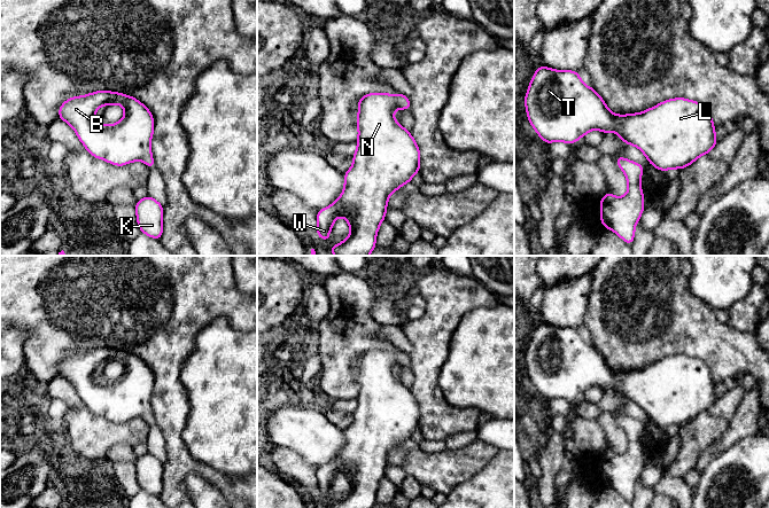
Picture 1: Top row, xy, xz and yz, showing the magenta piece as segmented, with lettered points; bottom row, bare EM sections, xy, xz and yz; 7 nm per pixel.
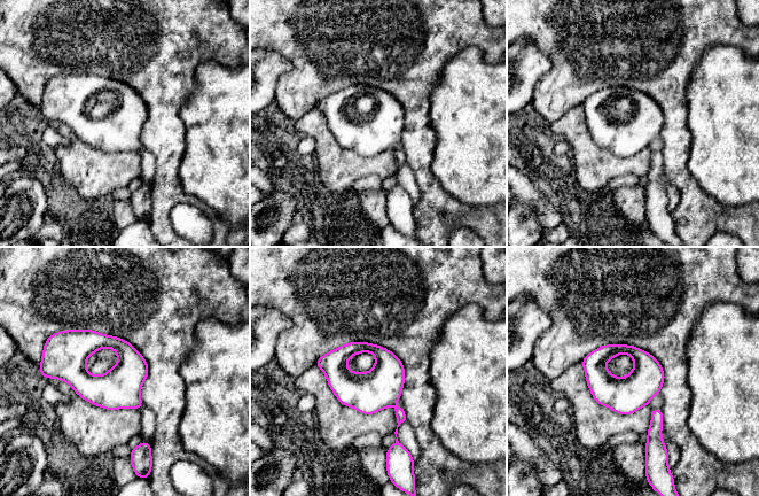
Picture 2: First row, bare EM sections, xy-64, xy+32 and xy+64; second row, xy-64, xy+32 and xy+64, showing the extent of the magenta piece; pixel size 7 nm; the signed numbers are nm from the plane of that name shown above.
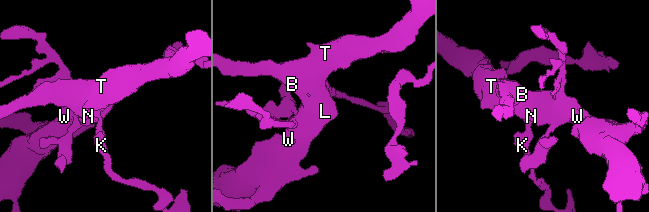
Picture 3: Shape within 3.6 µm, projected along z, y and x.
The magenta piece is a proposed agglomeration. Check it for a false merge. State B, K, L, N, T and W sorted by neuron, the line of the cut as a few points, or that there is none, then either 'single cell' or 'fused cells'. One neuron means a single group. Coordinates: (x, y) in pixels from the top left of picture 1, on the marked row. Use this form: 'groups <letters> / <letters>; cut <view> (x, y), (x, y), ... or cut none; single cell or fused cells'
groups B K L N T W; cut none; single cell

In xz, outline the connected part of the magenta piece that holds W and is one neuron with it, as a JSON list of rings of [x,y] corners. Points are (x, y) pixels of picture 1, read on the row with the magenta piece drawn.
[[[367,93],[358,101],[357,107],[357,150],[352,156],[352,166],[343,174],[343,192],[329,206],[317,212],[316,234],[325,242],[329,240],[339,216],[350,226],[350,235],[340,244],[329,247],[334,256],[368,256],[376,247],[375,239],[380,224],[386,219],[389,196],[420,172],[418,144],[411,133],[394,118],[396,109],[411,111],[409,97],[401,93]]]

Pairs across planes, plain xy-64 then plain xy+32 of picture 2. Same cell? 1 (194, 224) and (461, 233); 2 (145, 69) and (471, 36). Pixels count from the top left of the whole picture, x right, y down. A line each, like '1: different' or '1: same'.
1: same
2: same

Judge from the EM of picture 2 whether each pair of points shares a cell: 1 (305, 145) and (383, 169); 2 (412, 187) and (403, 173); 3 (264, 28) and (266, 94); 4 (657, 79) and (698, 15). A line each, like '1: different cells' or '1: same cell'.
1: different cells
2: same cell
3: different cells
4: same cell

